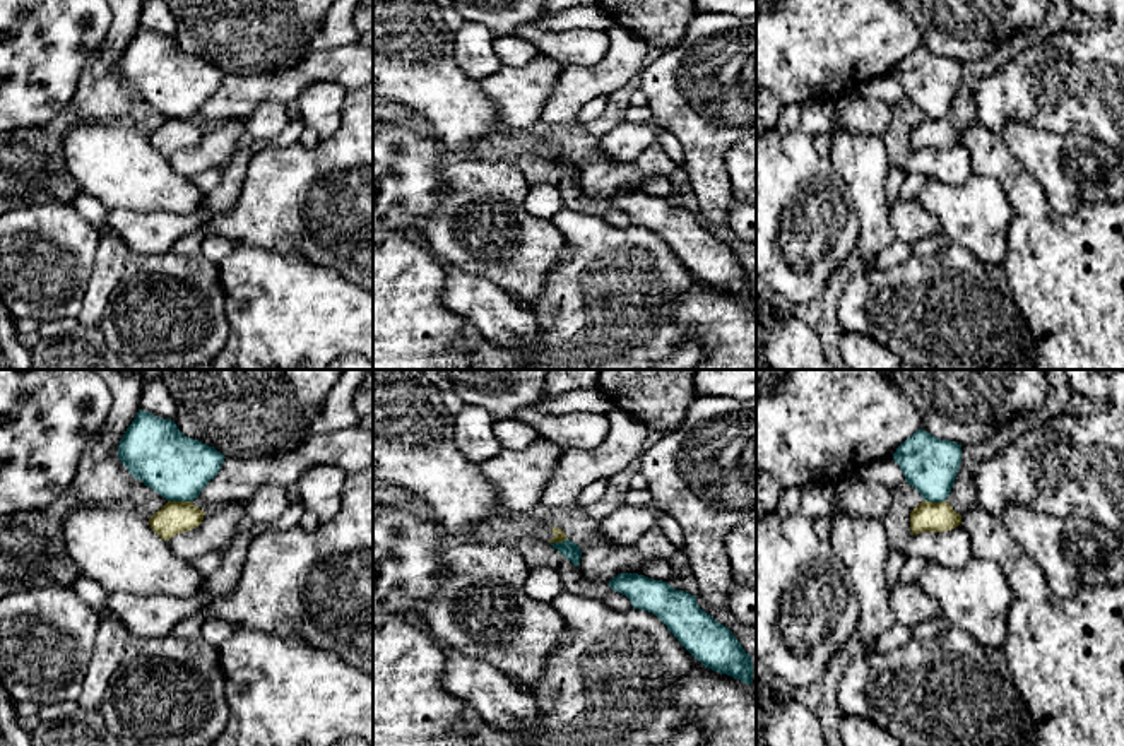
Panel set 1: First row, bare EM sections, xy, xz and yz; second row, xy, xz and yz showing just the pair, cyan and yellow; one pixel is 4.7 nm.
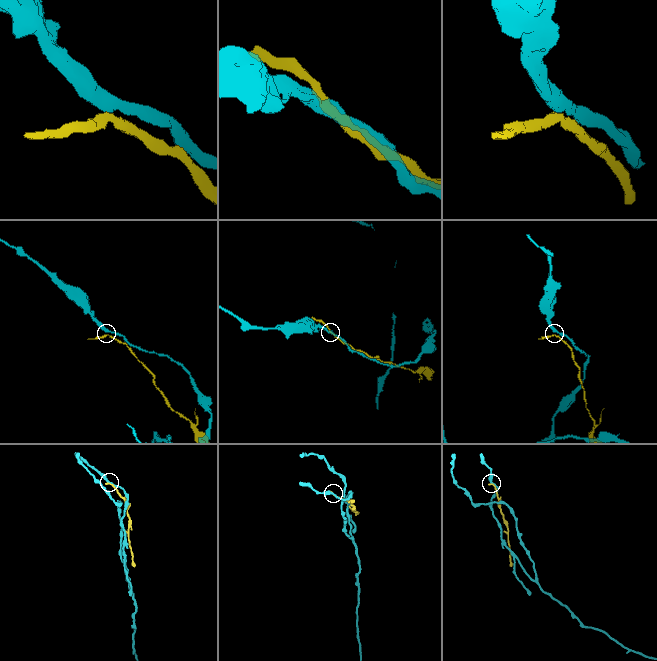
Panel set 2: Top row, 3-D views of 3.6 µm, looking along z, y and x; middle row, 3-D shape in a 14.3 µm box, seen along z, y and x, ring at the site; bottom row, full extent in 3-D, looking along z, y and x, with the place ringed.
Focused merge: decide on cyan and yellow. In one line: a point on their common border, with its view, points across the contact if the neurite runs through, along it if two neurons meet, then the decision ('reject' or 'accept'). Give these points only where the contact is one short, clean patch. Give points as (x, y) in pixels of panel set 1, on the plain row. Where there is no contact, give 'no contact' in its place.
meets cyan in xy at (180, 117); border along xy (168, 117), (190, 118); reject

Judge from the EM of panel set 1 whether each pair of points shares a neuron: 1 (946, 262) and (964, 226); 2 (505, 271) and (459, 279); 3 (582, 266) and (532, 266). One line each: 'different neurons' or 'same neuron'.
1: different neurons
2: different neurons
3: different neurons

